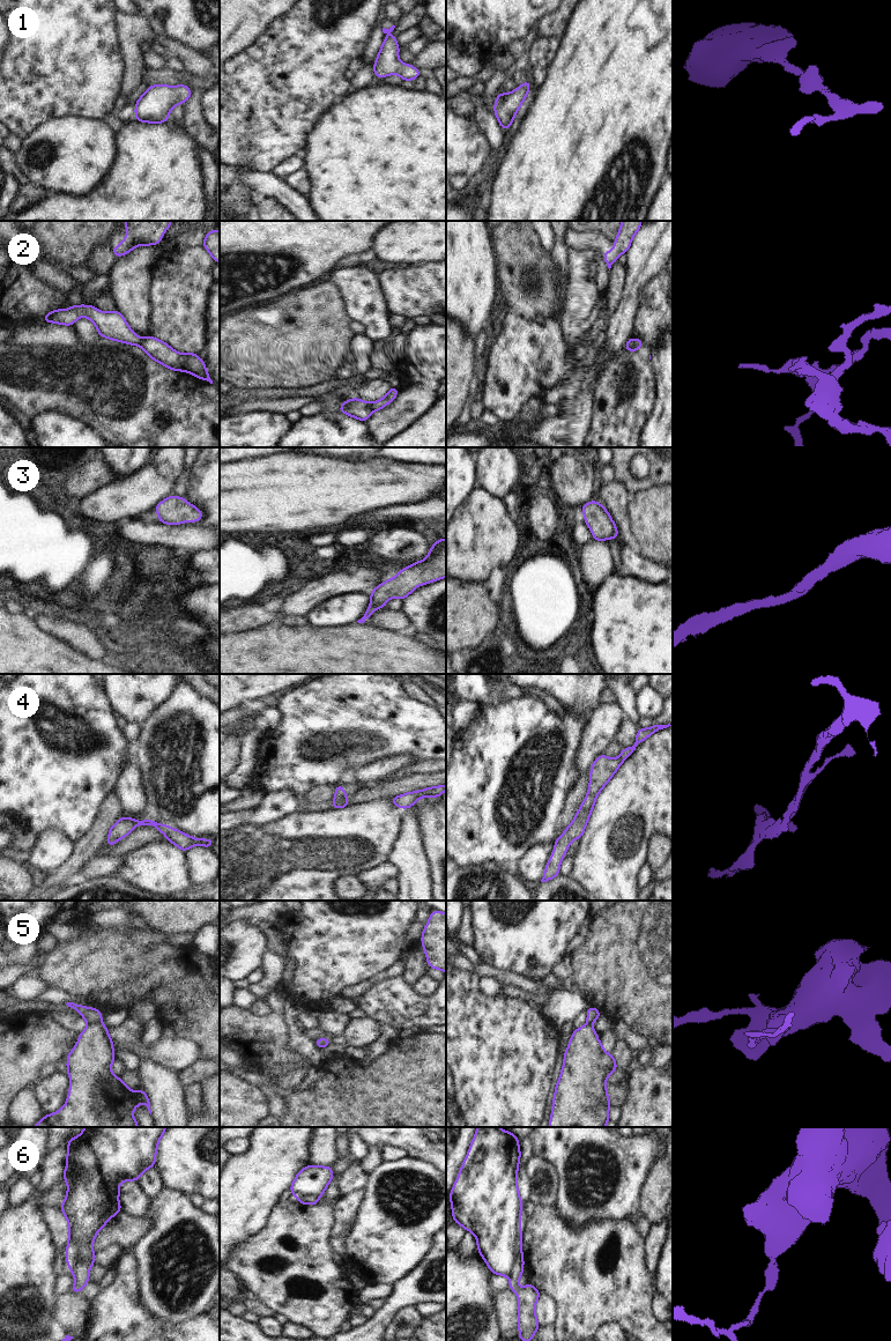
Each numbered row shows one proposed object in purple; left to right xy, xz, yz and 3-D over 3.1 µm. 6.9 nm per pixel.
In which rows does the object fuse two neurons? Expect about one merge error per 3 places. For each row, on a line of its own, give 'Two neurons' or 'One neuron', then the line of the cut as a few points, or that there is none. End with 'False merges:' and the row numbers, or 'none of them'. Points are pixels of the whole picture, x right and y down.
1: One neuron. No split
2: Two neurons. Split along xz (368, 404), (372, 410)
3: One neuron. No split
4: One neuron. No split
5: Two neurons. Split along xy (101, 1022), (89, 1024)
6: Two neurons. Split along yz (520, 1250), (512, 1273), (509, 1276)
False merges: 2, 5, 6.

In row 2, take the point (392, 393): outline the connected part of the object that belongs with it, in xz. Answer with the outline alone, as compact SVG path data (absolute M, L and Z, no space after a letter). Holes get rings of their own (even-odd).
M391 387L389 391L381 400L369 403L370 409L372 412L376 412L384 408L395 399L395 397L398 395L398 392L399 392L399 387Z

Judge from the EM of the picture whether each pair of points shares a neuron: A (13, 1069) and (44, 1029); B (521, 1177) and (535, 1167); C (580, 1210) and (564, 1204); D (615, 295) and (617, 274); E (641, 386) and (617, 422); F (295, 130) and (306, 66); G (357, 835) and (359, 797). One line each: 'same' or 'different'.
A: same
B: different
C: same
D: same
E: same
F: same
G: different

